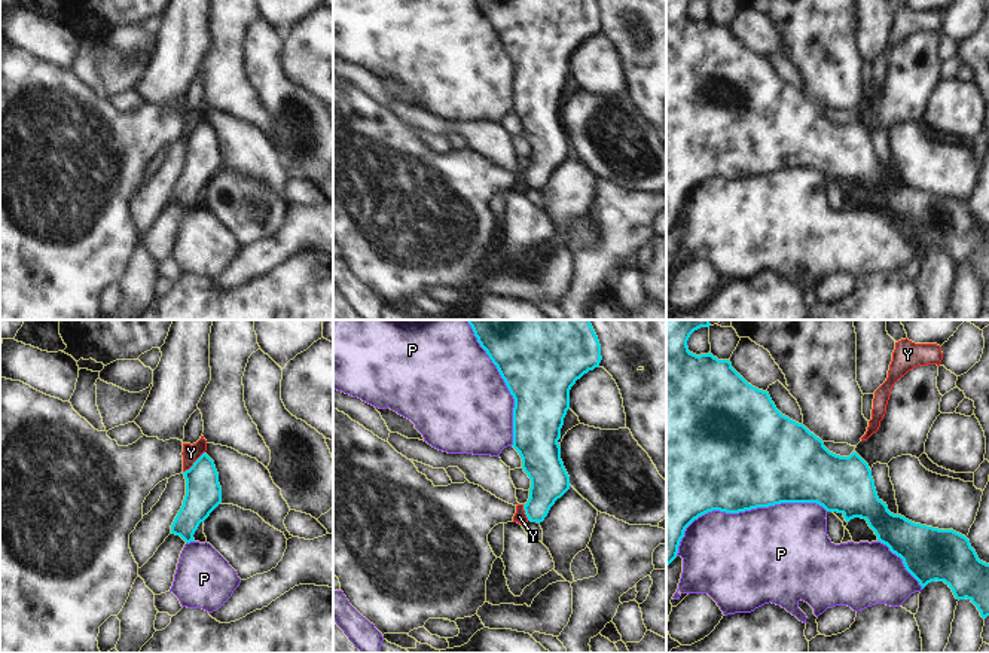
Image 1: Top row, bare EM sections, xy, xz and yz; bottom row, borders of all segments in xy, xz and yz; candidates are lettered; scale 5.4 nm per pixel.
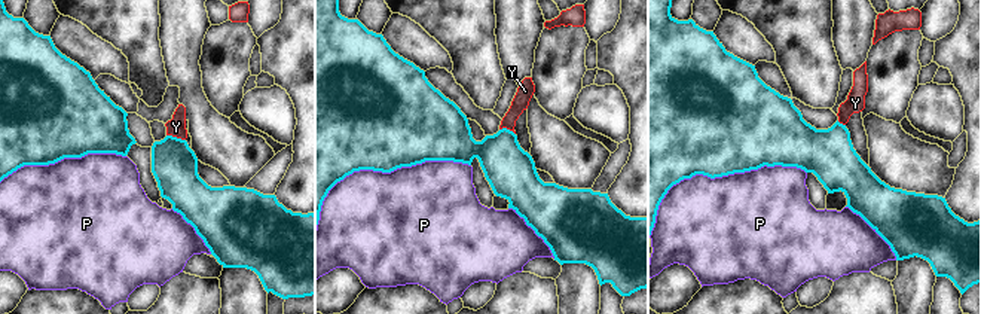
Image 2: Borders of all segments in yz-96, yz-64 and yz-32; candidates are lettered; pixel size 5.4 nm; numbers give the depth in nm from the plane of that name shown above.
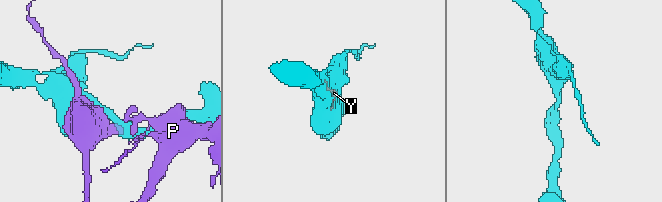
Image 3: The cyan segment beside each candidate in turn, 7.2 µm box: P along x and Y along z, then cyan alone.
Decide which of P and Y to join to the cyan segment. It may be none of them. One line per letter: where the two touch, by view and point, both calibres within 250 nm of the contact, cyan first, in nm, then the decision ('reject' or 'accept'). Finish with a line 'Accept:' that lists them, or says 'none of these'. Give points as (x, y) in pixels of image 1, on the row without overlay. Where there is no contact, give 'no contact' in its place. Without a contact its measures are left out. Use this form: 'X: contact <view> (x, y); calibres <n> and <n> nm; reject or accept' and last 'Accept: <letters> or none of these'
P: contact yz (742, 177); calibres 500 and 500 nm; reject
Y: contact xy (194, 130); calibres 190 and 100 nm; reject
Accept: none of these

